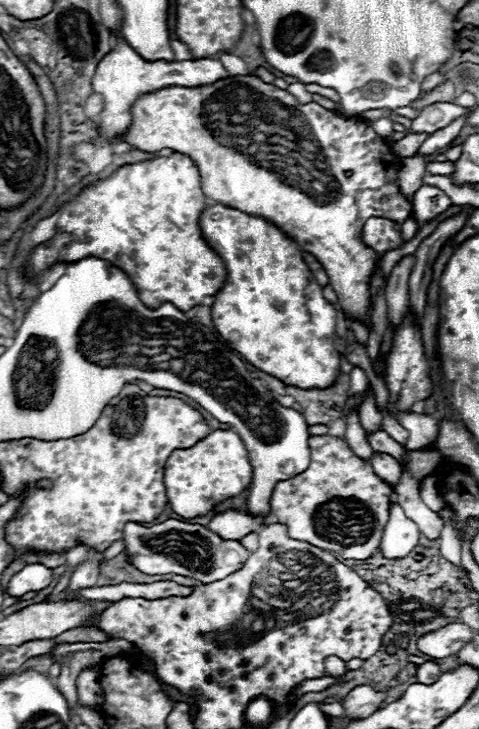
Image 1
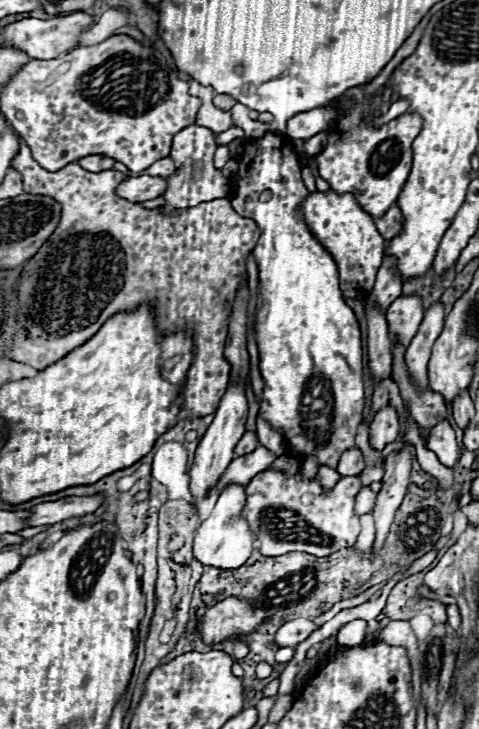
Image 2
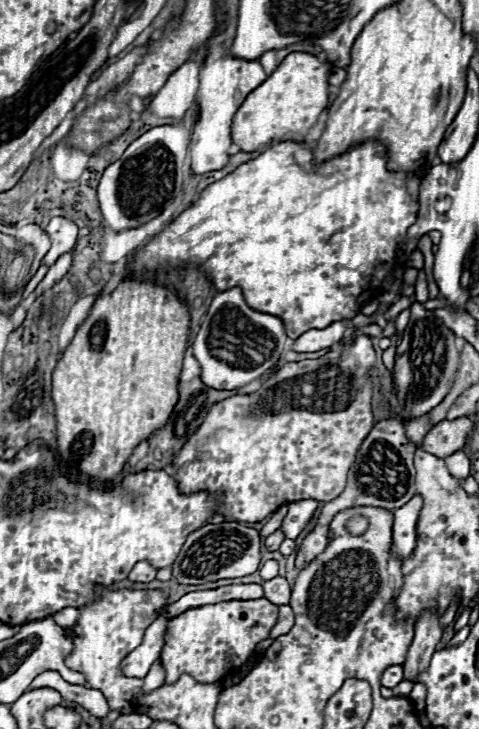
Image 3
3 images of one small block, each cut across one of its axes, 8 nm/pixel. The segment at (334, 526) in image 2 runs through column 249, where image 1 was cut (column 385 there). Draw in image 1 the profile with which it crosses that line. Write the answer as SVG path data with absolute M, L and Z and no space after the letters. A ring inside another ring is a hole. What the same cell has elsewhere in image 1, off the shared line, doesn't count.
M324 434L324 436L310 438L310 466L302 474L276 484L270 508L272 508L272 516L288 528L290 538L308 542L322 550L338 552L342 558L348 558L348 560L350 558L366 560L378 550L384 526L388 522L392 492L394 490L372 472L368 462L352 454L350 446L342 438Z

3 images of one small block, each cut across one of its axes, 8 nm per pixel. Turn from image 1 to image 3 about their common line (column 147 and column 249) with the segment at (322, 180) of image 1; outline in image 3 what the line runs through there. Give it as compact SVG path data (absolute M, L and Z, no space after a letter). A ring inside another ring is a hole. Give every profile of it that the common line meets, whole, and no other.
M292 52L280 66L256 88L234 116L232 140L242 152L254 152L262 144L286 132L306 134L318 120L320 112L328 106L328 76L330 68L314 54Z

